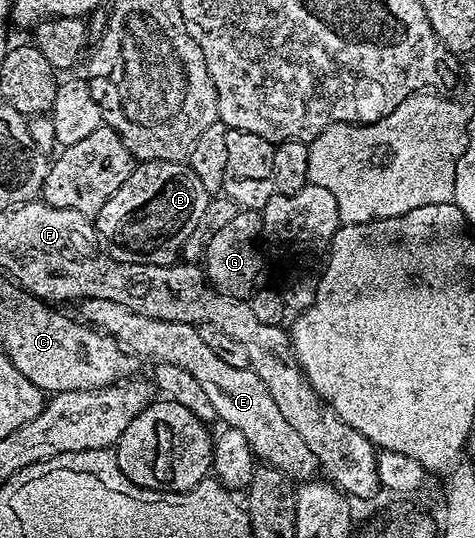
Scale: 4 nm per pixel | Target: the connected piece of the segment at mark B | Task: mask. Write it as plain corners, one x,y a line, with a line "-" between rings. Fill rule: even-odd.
141,161
119,185
119,189
101,206
95,216
95,226
102,240
110,239
130,251
130,256
146,263
167,265
182,254
187,241
211,198
203,189
199,177
185,163
171,161

